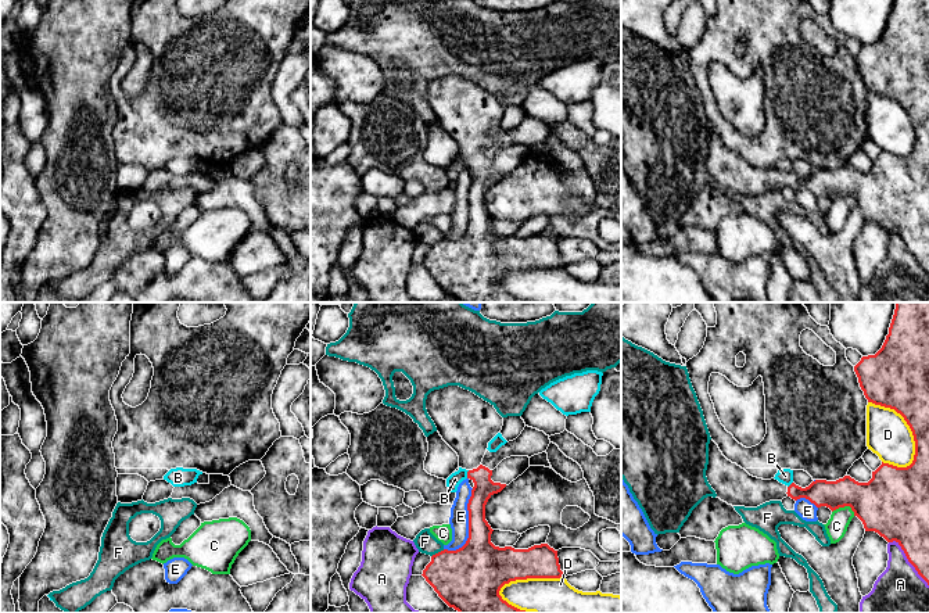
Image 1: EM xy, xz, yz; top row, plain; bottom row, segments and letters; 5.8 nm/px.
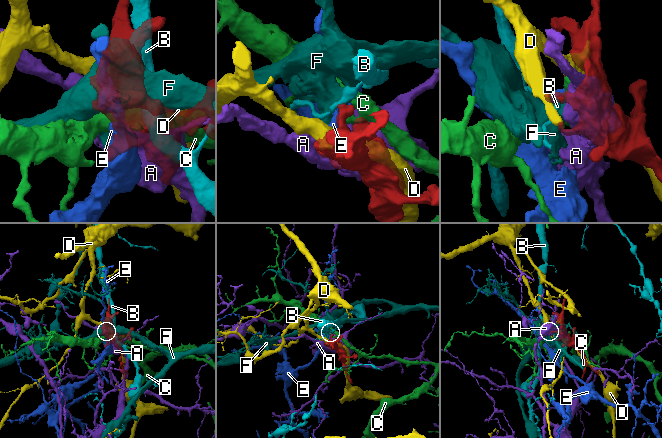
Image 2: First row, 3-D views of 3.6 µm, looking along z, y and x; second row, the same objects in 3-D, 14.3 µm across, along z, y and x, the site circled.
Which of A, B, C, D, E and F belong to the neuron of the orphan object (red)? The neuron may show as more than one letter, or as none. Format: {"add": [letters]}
{"add": []}

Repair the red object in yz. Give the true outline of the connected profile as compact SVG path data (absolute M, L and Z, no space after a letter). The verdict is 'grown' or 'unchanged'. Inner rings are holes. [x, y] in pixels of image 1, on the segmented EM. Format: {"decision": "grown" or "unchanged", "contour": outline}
{"decision": "grown", "contour": "M896 302L882 348L875 355L862 356L854 372L868 402L894 409L910 426L915 441L915 455L910 466L897 467L882 462L868 483L844 476L836 481L815 480L806 488L795 483L788 487L775 478L750 476L728 460L710 440L707 481L717 498L732 506L757 508L786 497L795 501L806 498L817 508L826 506L832 512L850 506L865 531L875 531L887 542L896 541L929 585L929 302Z"}

